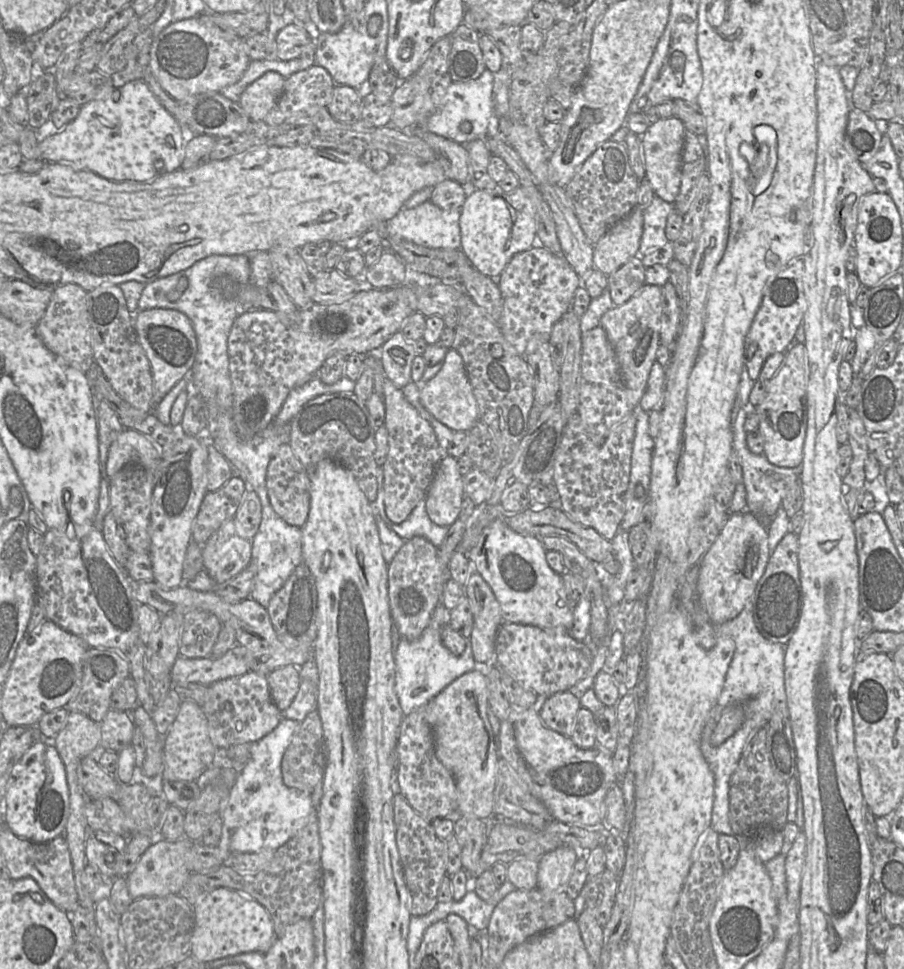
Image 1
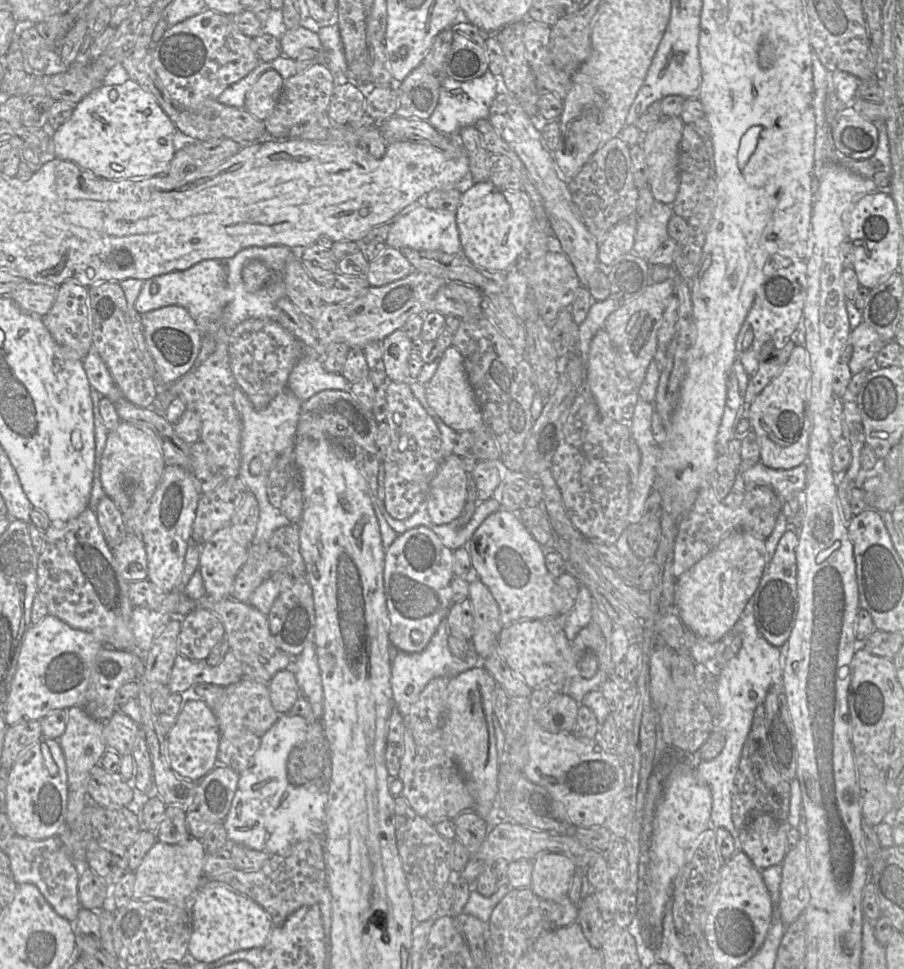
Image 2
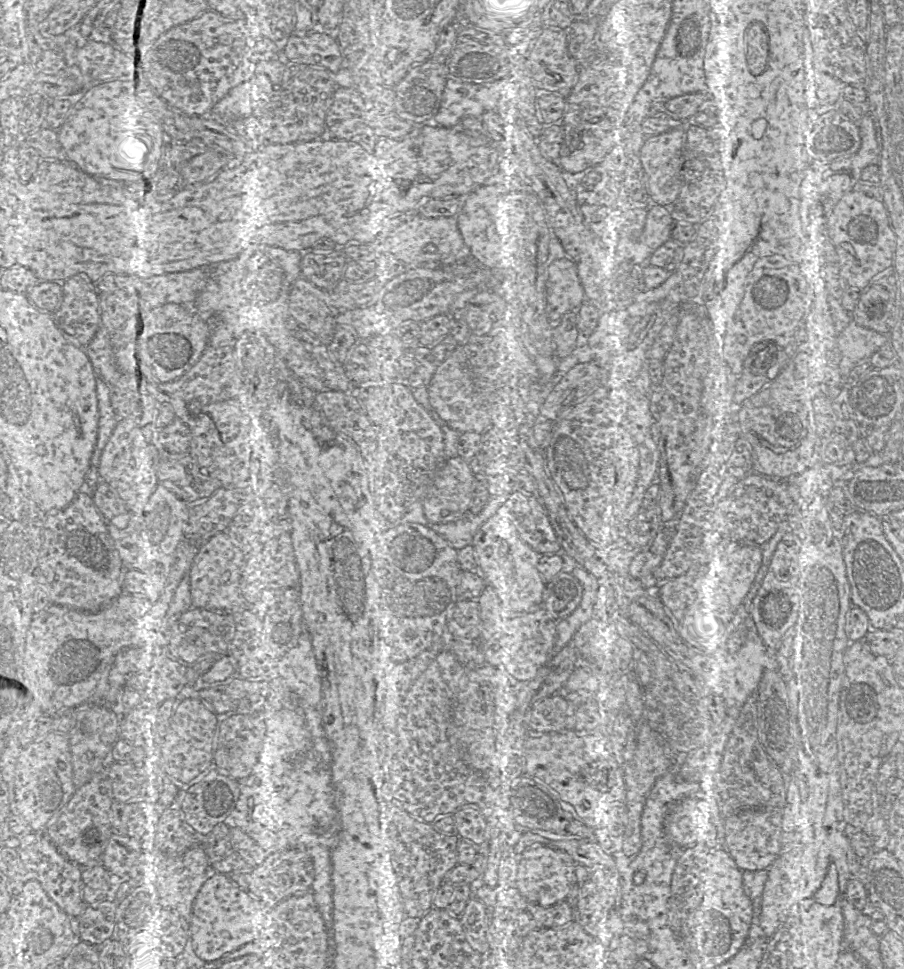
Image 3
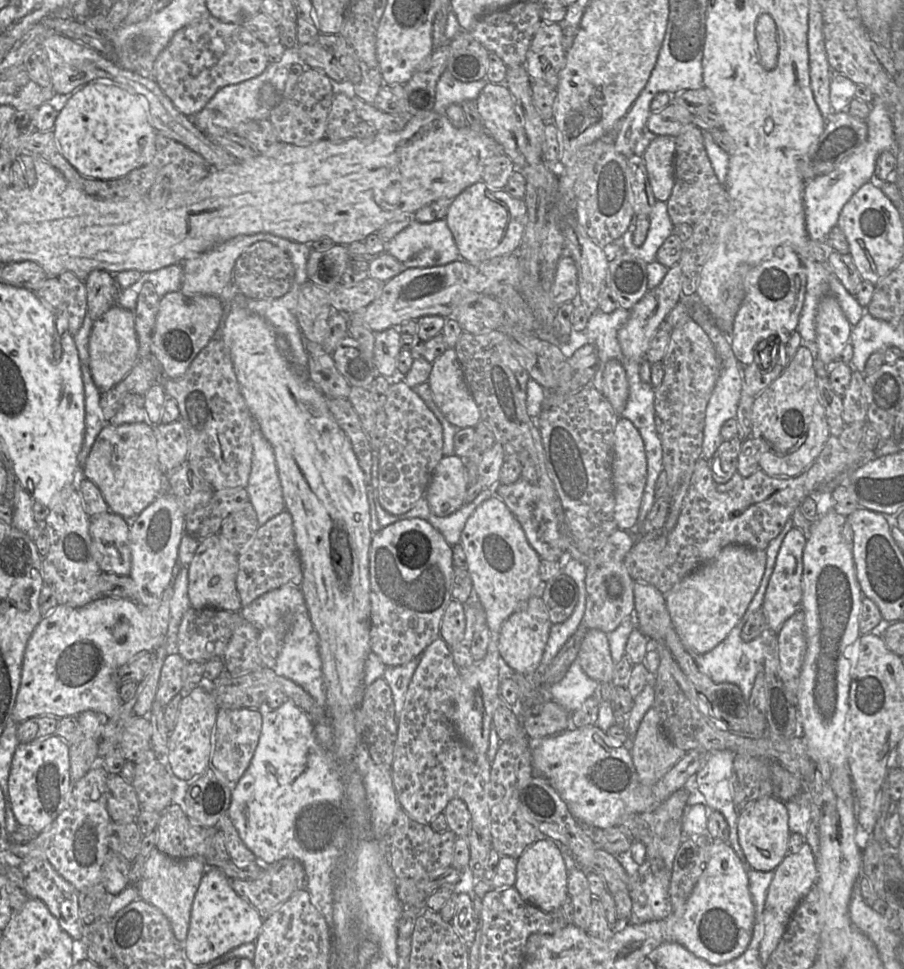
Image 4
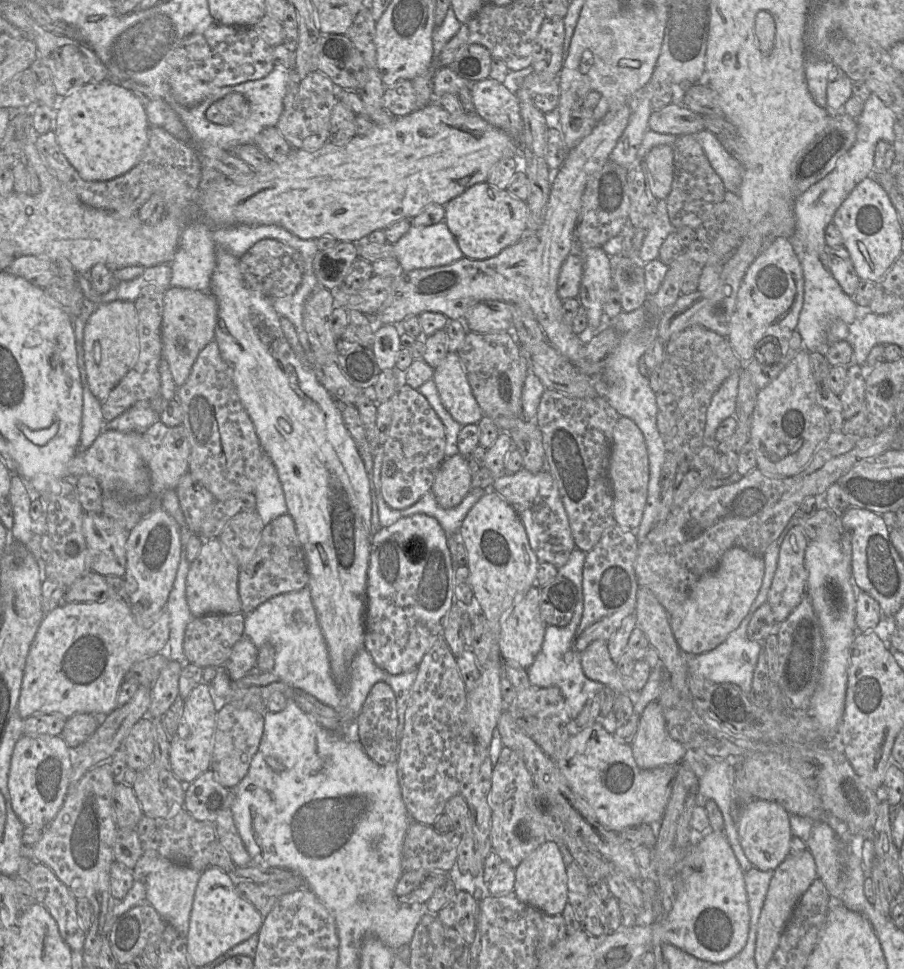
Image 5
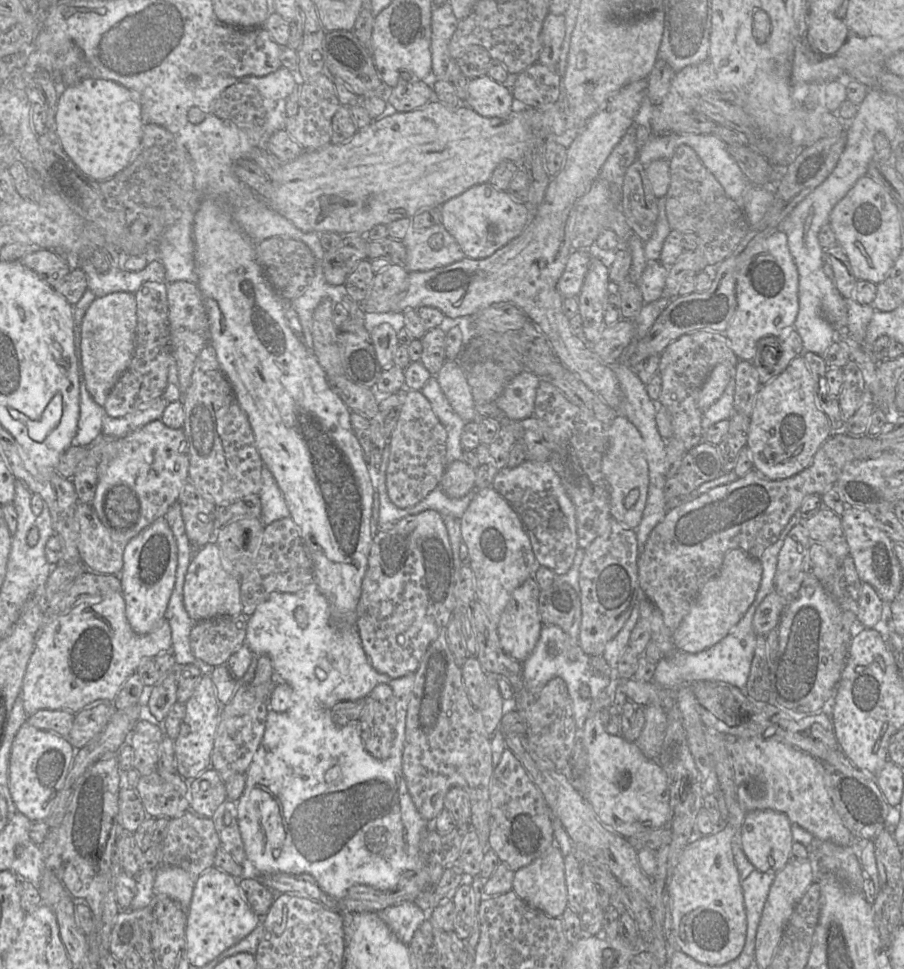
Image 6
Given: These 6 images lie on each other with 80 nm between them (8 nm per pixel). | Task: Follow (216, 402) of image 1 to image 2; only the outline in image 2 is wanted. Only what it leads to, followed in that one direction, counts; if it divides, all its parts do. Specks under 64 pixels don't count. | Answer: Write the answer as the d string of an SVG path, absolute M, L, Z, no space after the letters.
M224 260L201 261L184 271L174 271L144 280L134 309L143 315L152 310L170 305L184 307L195 320L202 333L213 333L217 337L221 330L222 313L227 305L227 272Z

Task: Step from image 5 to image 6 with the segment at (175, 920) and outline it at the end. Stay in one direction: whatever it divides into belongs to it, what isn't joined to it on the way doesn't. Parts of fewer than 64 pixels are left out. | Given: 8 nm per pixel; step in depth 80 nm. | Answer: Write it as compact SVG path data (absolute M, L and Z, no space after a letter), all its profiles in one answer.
M160 865L155 870L155 897L167 896L187 911L191 903L196 878L177 867Z

